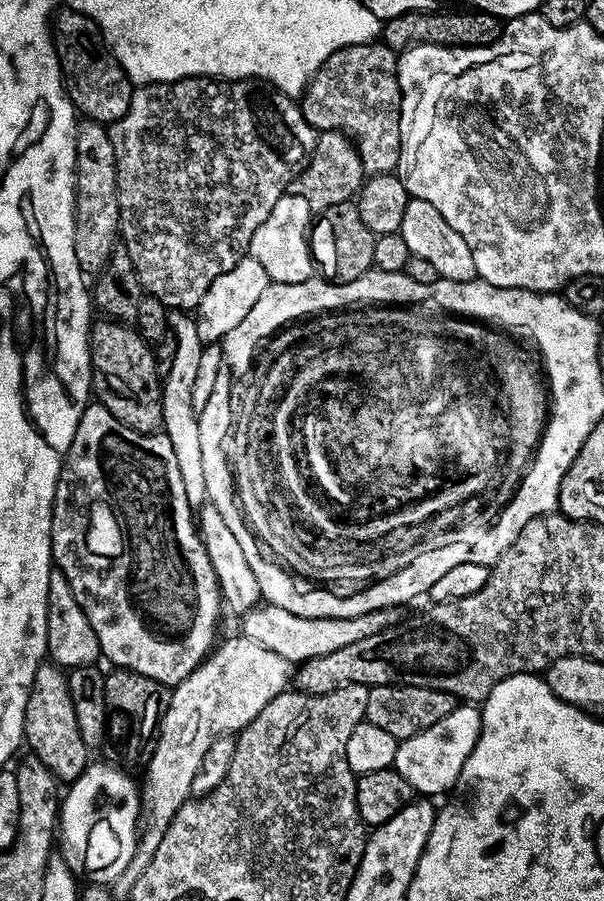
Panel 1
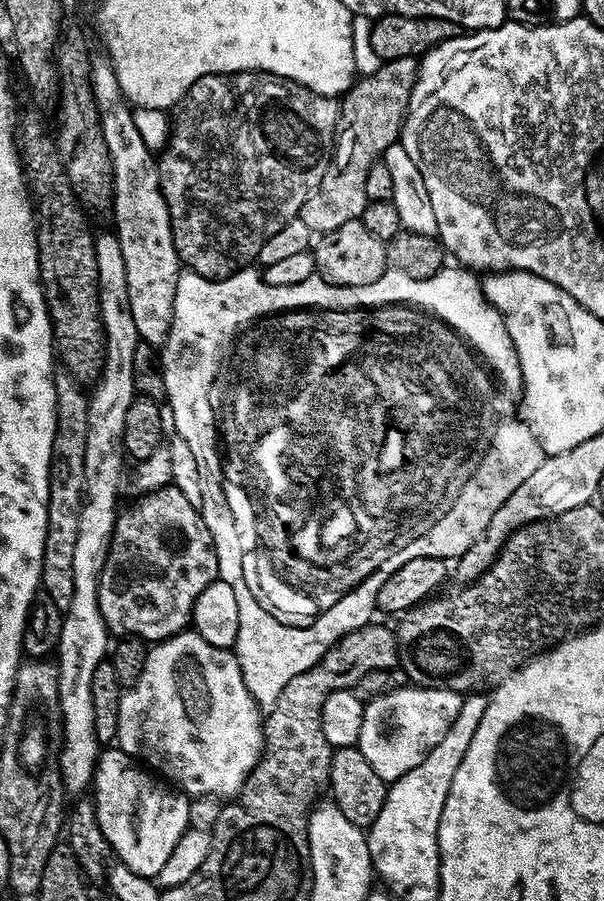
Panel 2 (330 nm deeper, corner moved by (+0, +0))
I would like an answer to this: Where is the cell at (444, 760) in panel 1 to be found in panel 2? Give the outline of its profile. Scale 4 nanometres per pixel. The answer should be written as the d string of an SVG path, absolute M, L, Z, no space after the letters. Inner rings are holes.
M397 686L389 688L380 696L367 701L362 714L362 734L358 745L360 752L374 766L374 774L386 782L402 778L450 730L450 722L458 718L458 710L462 710L464 696L449 688L422 688L419 686Z

